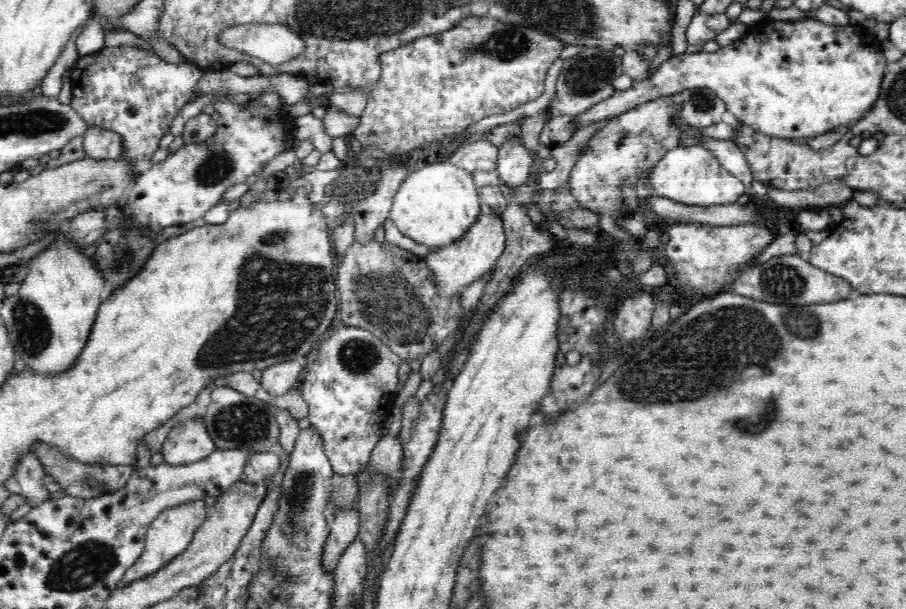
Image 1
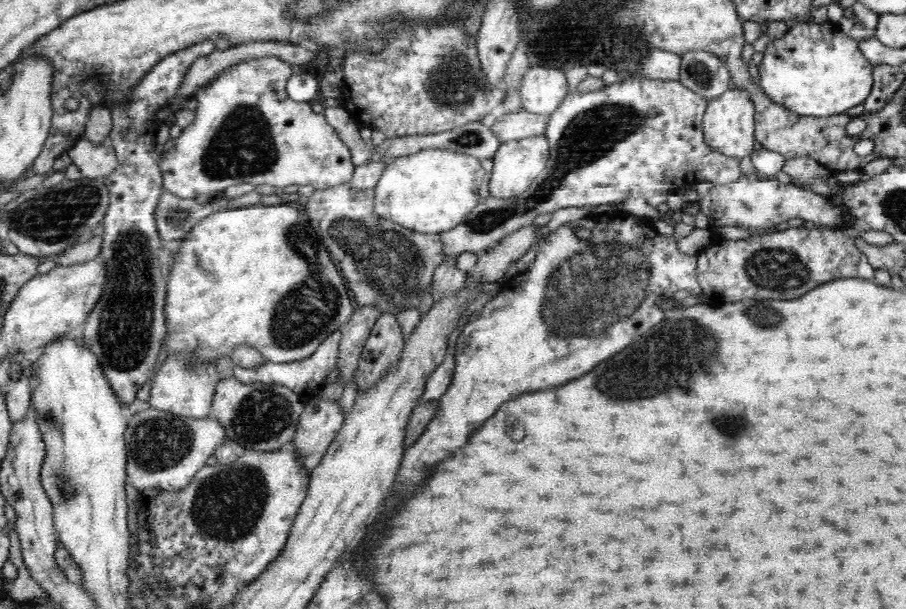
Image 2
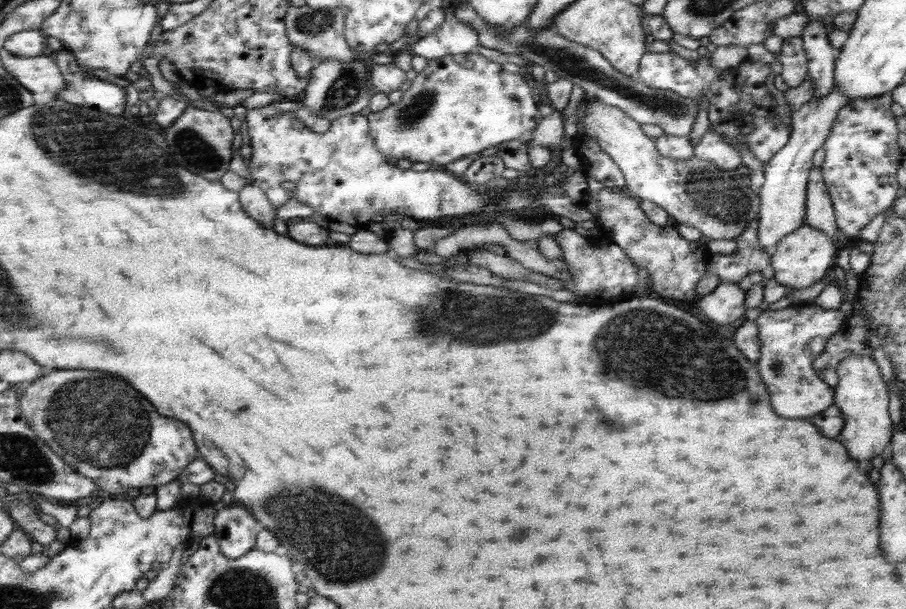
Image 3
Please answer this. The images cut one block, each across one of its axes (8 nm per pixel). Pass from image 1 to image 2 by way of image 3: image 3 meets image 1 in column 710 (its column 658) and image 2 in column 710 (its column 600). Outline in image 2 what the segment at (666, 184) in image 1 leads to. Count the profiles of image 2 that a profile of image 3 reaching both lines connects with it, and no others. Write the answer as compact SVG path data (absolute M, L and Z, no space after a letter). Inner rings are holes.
M744 88L726 90L722 96L710 100L706 116L704 116L704 138L706 144L712 150L718 150L718 154L724 154L728 158L742 160L744 156L752 158L754 142L756 142L756 106L750 100L750 94Z

